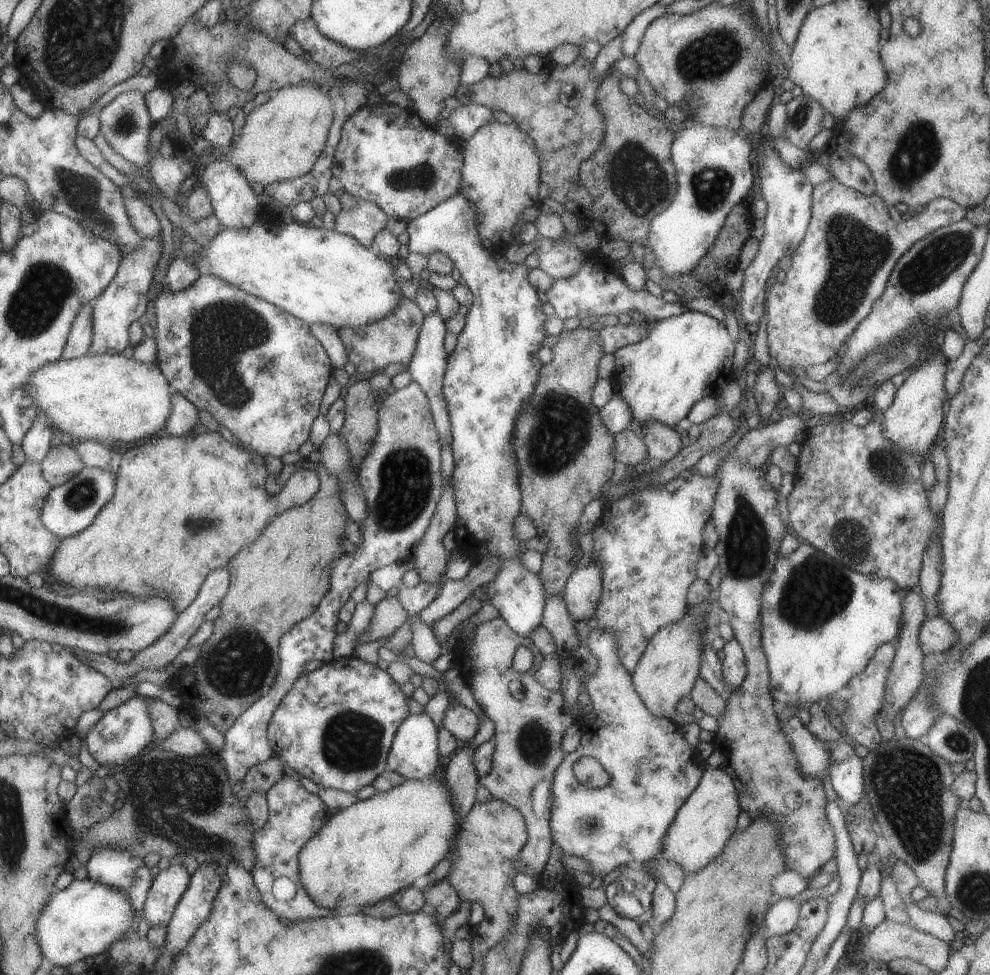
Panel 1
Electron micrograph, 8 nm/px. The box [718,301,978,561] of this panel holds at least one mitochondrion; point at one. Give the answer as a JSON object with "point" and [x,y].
{"point":[887,464]}

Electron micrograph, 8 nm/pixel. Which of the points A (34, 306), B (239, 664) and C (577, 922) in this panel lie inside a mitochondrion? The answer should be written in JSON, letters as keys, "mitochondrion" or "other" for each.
{"A":"mitochondrion","B":"mitochondrion","C":"other"}

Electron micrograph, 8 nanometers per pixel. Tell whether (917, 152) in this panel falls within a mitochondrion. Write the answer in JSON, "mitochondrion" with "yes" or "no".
{"mitochondrion":"yes"}

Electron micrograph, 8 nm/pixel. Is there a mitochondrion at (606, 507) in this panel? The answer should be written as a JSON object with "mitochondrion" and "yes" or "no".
{"mitochondrion":"no"}

